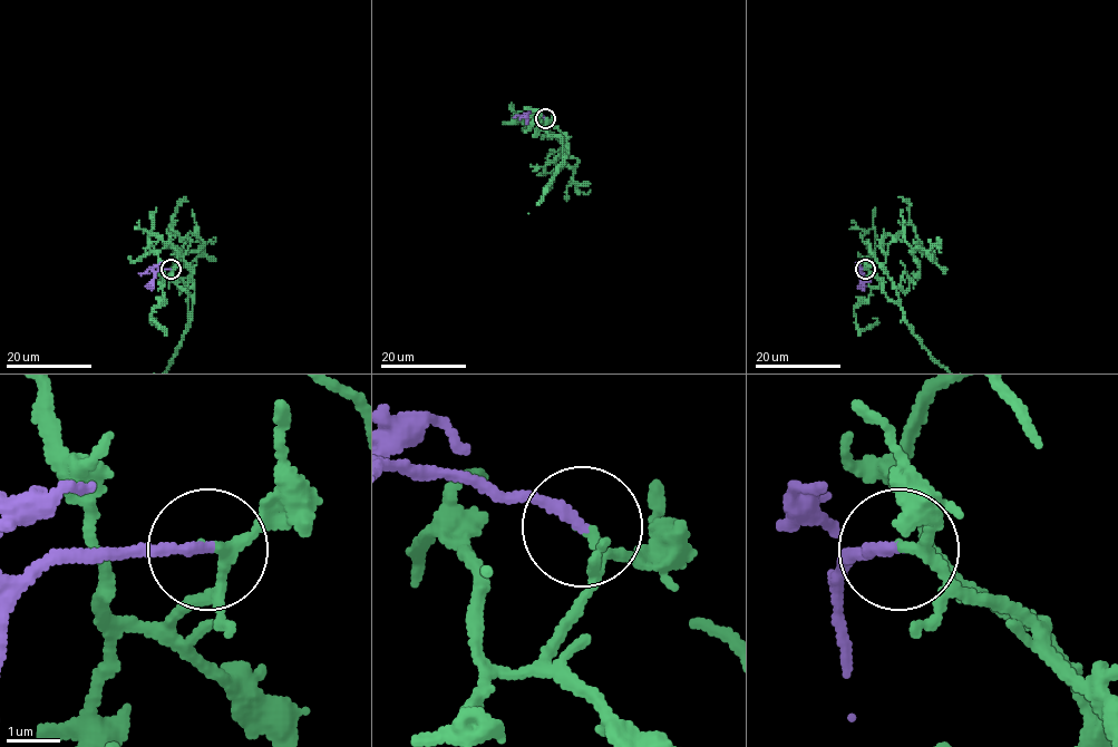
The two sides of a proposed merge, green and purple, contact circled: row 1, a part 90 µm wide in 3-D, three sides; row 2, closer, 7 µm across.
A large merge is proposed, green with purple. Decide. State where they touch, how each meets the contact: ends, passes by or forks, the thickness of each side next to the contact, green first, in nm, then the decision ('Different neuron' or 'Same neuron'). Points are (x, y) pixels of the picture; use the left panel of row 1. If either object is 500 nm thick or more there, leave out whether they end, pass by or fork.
Place: (171, 269). At the ring green passes by. At the ring purple ends. Thickness 170 nm (green) against 200 nm. Same neuron

